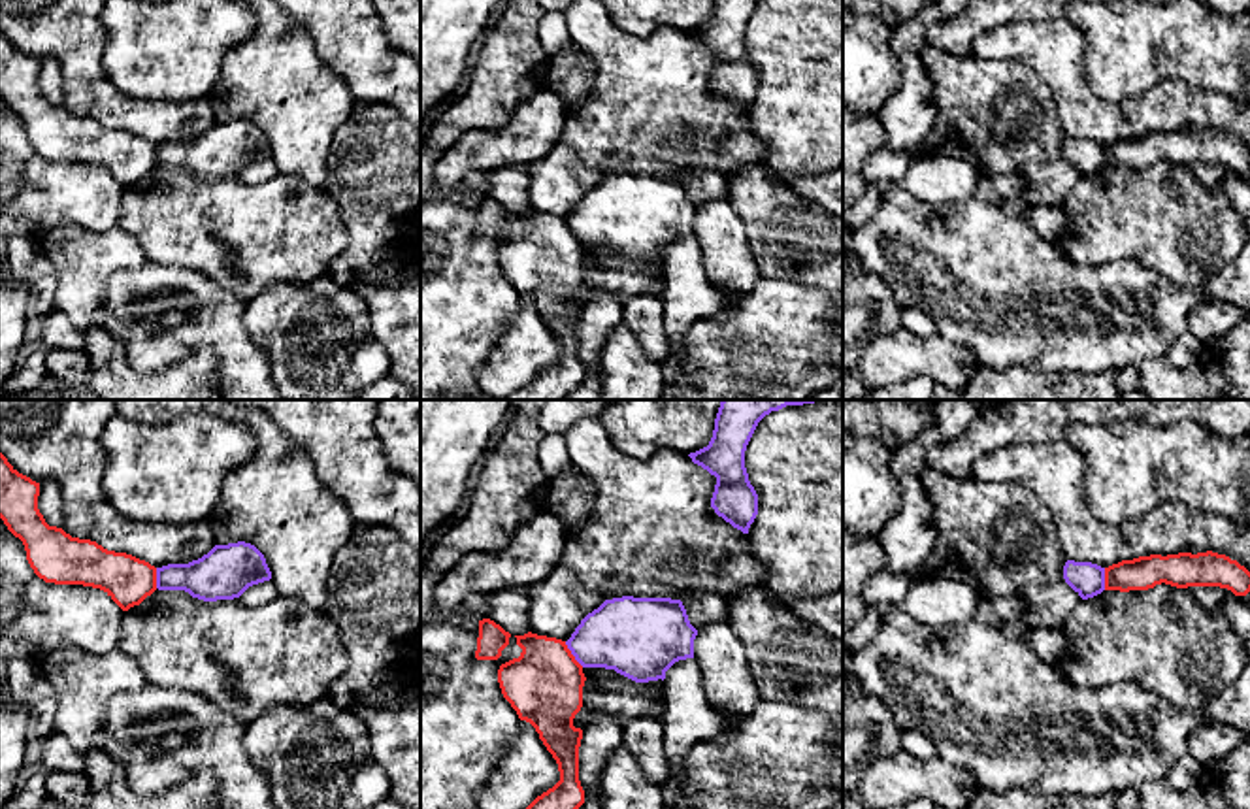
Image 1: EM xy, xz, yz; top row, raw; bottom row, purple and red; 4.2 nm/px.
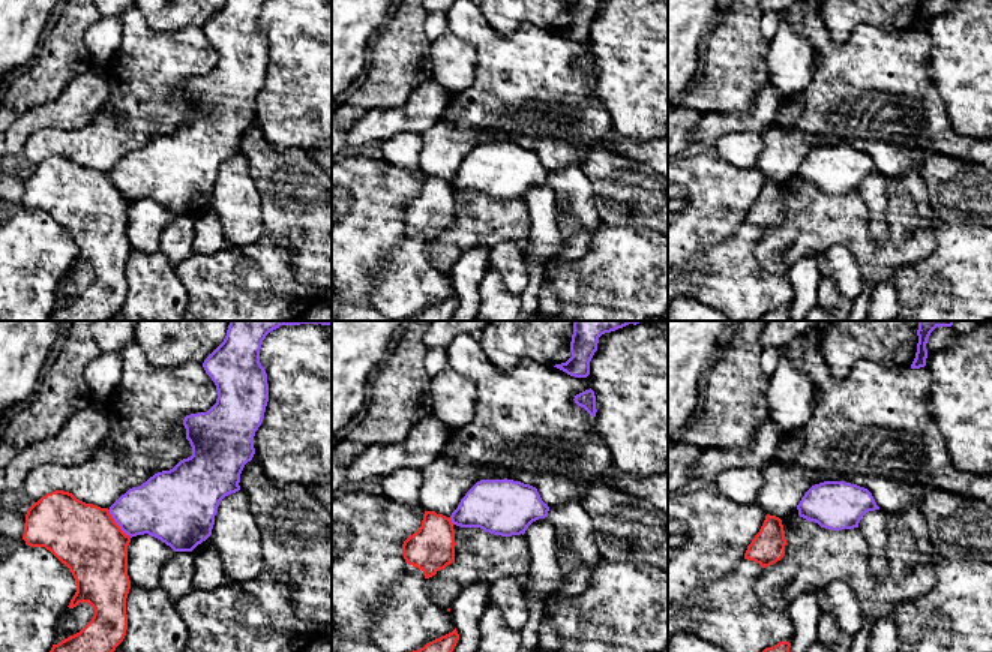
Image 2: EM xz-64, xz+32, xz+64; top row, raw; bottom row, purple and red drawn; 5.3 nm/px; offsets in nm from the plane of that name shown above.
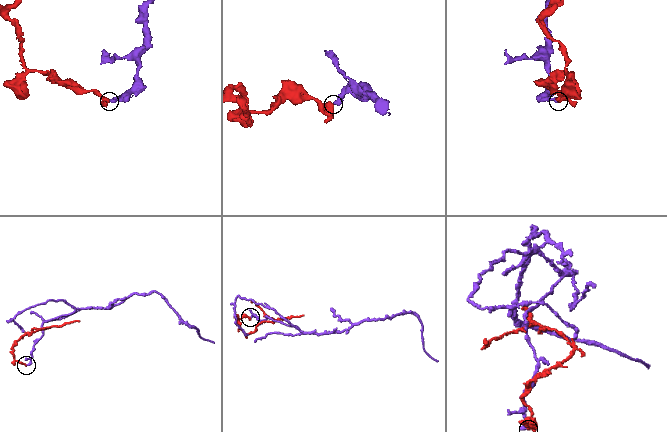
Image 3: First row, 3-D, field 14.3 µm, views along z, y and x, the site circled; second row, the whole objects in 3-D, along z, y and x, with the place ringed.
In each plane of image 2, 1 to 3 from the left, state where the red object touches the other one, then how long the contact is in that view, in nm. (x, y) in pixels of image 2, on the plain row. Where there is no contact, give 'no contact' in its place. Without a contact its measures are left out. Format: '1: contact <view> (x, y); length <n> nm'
1: contact xz-64 (117, 188); length 200 nm
2: contact xz+32 (450, 183); length 50 nm
3: no contact

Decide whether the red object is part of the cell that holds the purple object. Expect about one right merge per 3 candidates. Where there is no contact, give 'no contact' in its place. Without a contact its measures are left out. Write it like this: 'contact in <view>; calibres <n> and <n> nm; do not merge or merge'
contact in xz; calibres 320 and 320 nm; do not merge

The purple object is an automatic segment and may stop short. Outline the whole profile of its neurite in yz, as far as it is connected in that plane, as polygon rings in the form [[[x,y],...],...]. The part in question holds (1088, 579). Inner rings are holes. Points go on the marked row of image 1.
[[[1067,560],[1063,579],[1082,600],[1094,598],[1105,590],[1105,568],[1092,562]]]

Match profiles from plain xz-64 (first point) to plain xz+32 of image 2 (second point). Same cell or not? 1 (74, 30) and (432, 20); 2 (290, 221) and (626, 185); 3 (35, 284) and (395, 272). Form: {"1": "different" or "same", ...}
{"1": "different", "2": "same", "3": "different"}

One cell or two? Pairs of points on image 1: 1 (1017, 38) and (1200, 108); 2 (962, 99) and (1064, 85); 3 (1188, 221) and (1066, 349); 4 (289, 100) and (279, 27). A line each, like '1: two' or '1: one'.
1: one
2: two
3: two
4: one

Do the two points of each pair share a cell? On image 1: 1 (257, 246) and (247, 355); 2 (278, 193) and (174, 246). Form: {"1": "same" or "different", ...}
{"1": "different", "2": "same"}

